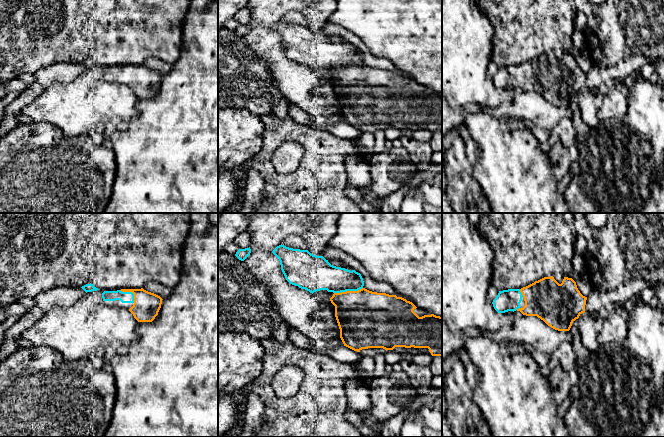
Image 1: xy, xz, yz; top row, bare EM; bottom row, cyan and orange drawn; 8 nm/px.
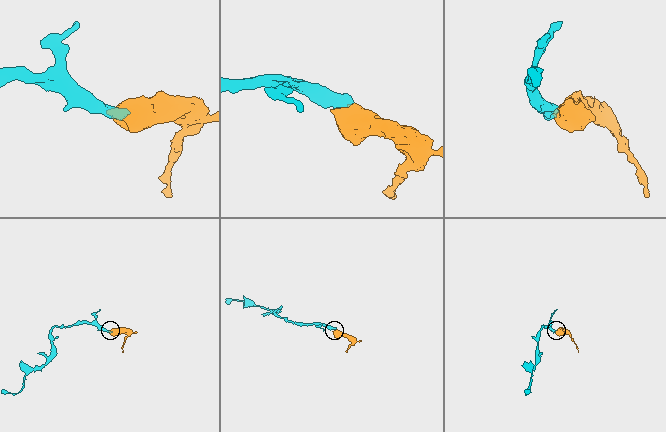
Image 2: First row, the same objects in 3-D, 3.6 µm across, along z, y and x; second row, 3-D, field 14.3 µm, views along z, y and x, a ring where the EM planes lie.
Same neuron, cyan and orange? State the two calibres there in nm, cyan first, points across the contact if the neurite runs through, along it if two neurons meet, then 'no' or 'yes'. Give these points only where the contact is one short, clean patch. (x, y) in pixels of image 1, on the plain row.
calibres 240 and 420 nm; way xz (321, 51), (338, 56), (348, 66), (351, 77), (363, 92); yes

